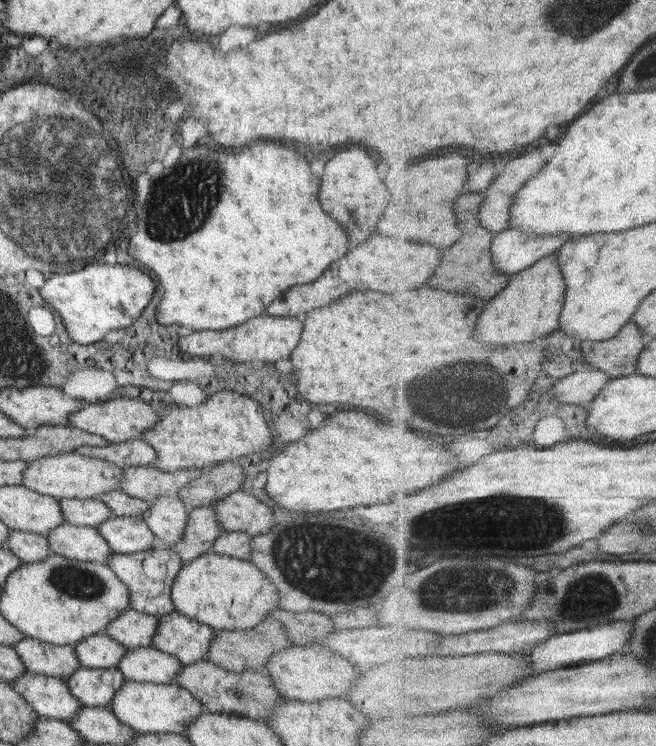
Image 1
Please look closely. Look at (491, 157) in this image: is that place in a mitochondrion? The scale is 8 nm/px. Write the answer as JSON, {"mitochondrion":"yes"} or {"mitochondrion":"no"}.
{"mitochondrion":"no"}

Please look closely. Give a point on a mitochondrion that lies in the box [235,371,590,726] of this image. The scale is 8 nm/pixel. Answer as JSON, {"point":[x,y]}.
{"point":[298,562]}

